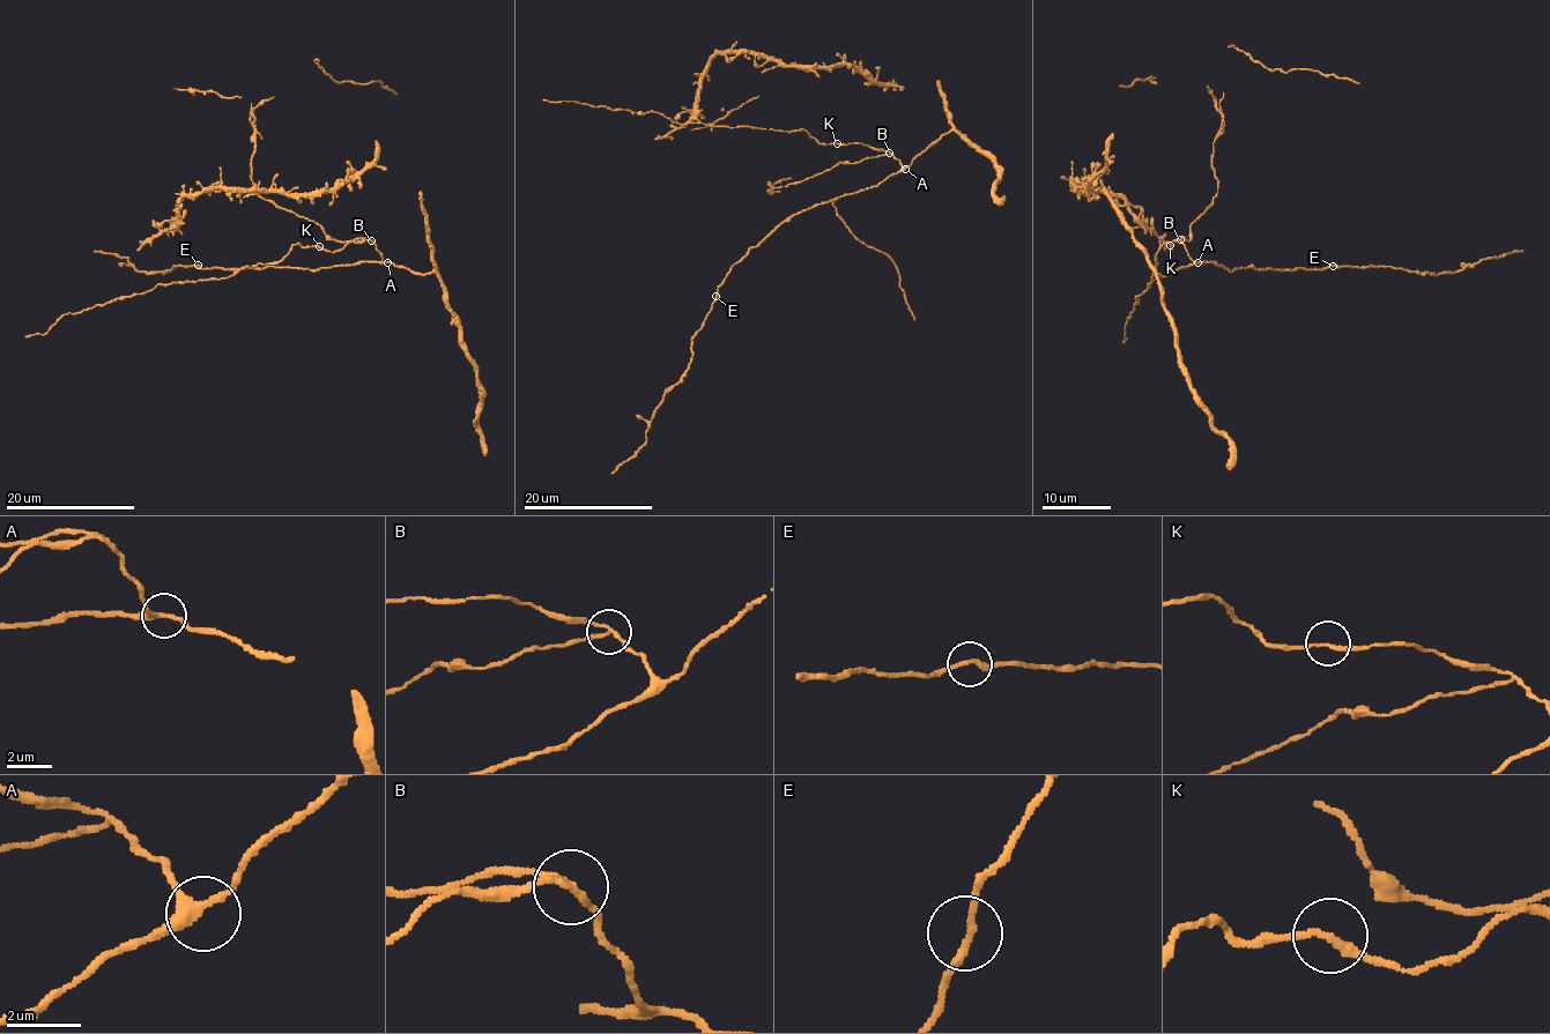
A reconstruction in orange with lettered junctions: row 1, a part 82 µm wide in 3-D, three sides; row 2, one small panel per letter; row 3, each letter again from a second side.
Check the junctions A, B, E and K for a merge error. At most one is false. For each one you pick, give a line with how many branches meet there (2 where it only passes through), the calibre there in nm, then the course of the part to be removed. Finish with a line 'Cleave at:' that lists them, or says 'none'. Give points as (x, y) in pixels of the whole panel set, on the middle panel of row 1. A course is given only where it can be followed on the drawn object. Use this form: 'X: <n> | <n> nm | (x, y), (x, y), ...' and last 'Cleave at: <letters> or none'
B: 3 | 160 nm | (890, 153), (839, 162), (793, 183), (773, 188), (769, 183), (772, 193), (770, 186), (791, 178)
Cleave at: B

